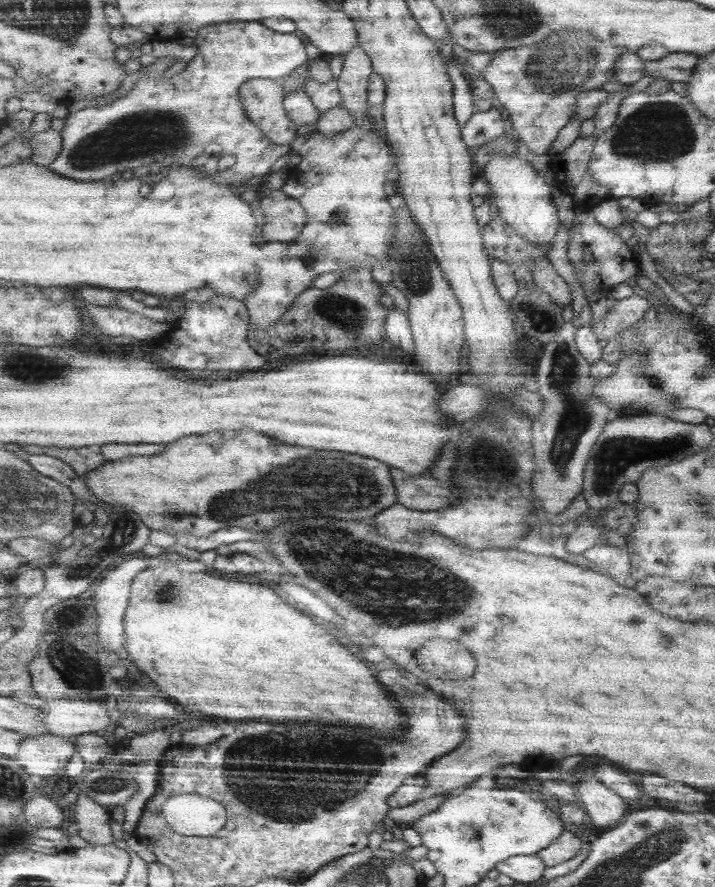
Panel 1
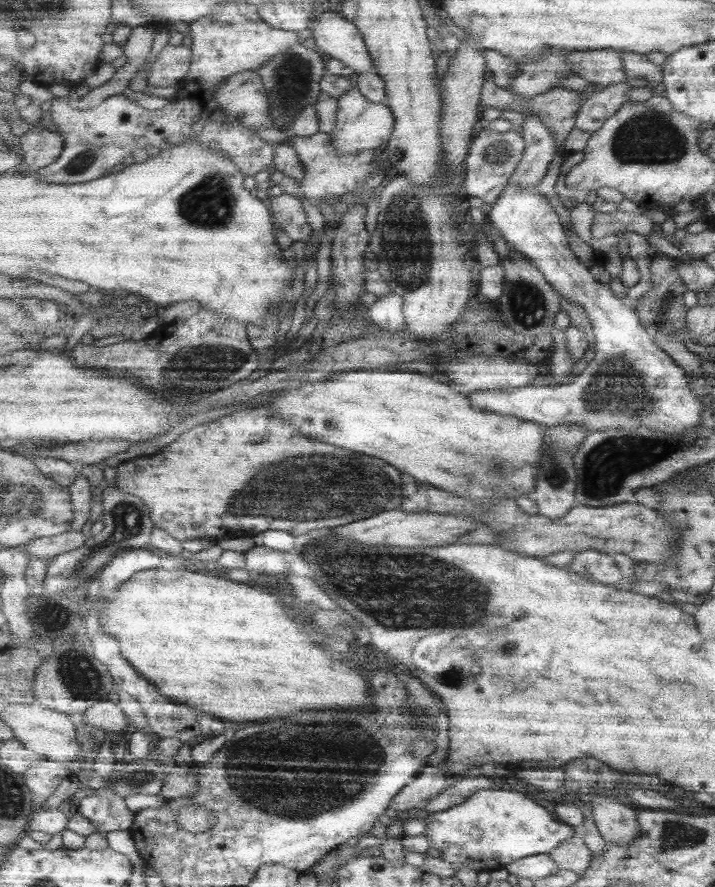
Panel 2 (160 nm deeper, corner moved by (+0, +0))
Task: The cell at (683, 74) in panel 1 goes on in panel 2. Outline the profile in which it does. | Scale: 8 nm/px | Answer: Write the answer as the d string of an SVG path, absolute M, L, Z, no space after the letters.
M622 51L623 64L625 64L625 73L627 73L626 82L635 88L654 89L663 82L663 65L653 64L646 54L636 52Z

